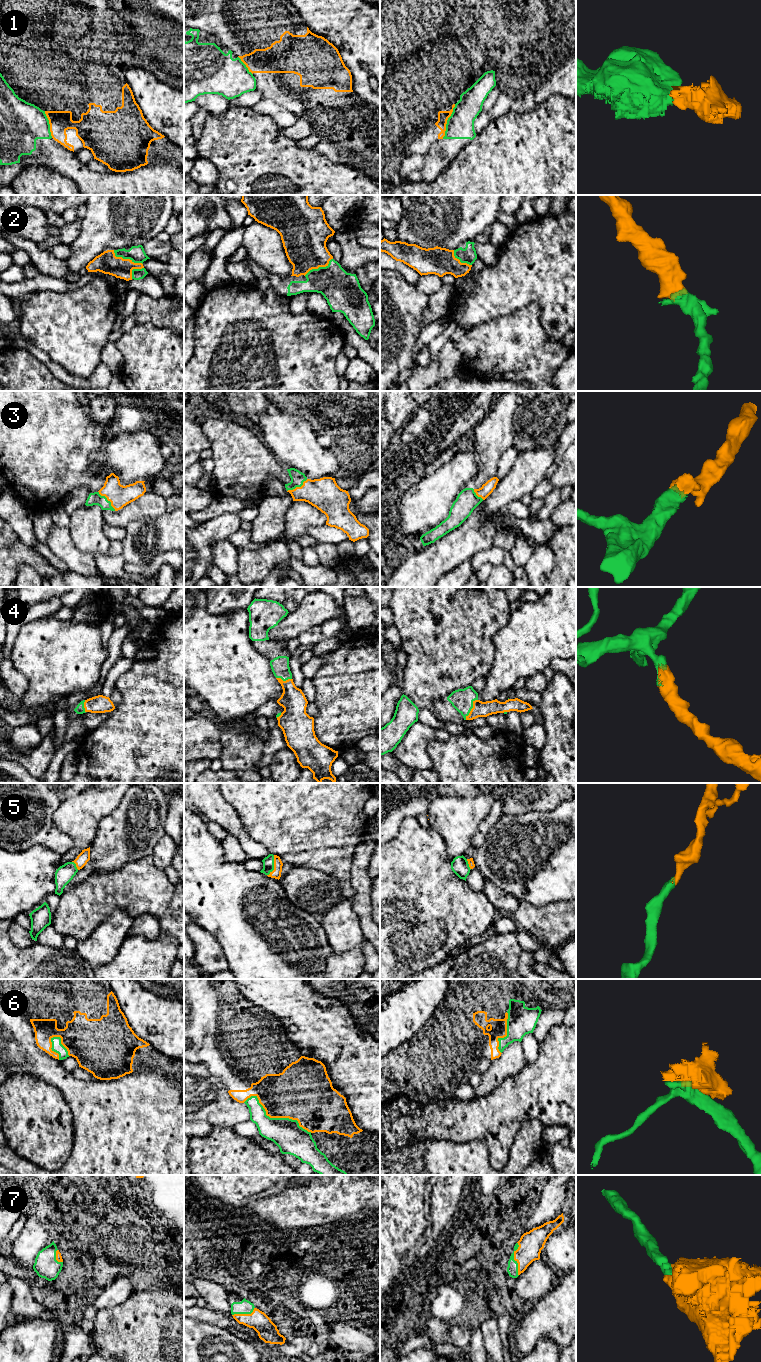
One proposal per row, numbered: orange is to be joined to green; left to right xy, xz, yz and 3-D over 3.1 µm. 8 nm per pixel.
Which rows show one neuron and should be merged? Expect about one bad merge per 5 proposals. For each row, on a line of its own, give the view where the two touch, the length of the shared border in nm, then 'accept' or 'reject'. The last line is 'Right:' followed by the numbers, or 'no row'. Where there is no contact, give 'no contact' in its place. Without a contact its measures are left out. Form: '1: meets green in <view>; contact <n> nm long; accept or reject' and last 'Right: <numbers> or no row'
1: meets green in yz; contact 300 nm long; reject
2: meets green in xy; contact 260 nm long; accept
3: meets green in xy; contact 220 nm long; accept
4: meets green in yz; contact 190 nm long; accept
5: meets green in xz; contact 180 nm long; accept
6: meets green in xz; contact 600 nm long; accept
7: meets green in yz; contact 280 nm long; accept
Right: 2, 3, 4, 5, 6, 7

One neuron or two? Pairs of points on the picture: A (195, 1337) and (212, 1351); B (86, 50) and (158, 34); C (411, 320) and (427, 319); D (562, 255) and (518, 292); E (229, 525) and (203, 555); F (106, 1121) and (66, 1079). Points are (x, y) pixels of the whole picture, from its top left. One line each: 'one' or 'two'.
A: one
B: one
C: two
D: one
E: one
F: two

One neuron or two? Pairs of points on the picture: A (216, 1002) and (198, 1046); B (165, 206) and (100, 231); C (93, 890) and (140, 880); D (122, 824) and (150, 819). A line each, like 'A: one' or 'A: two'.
A: one
B: one
C: one
D: one

